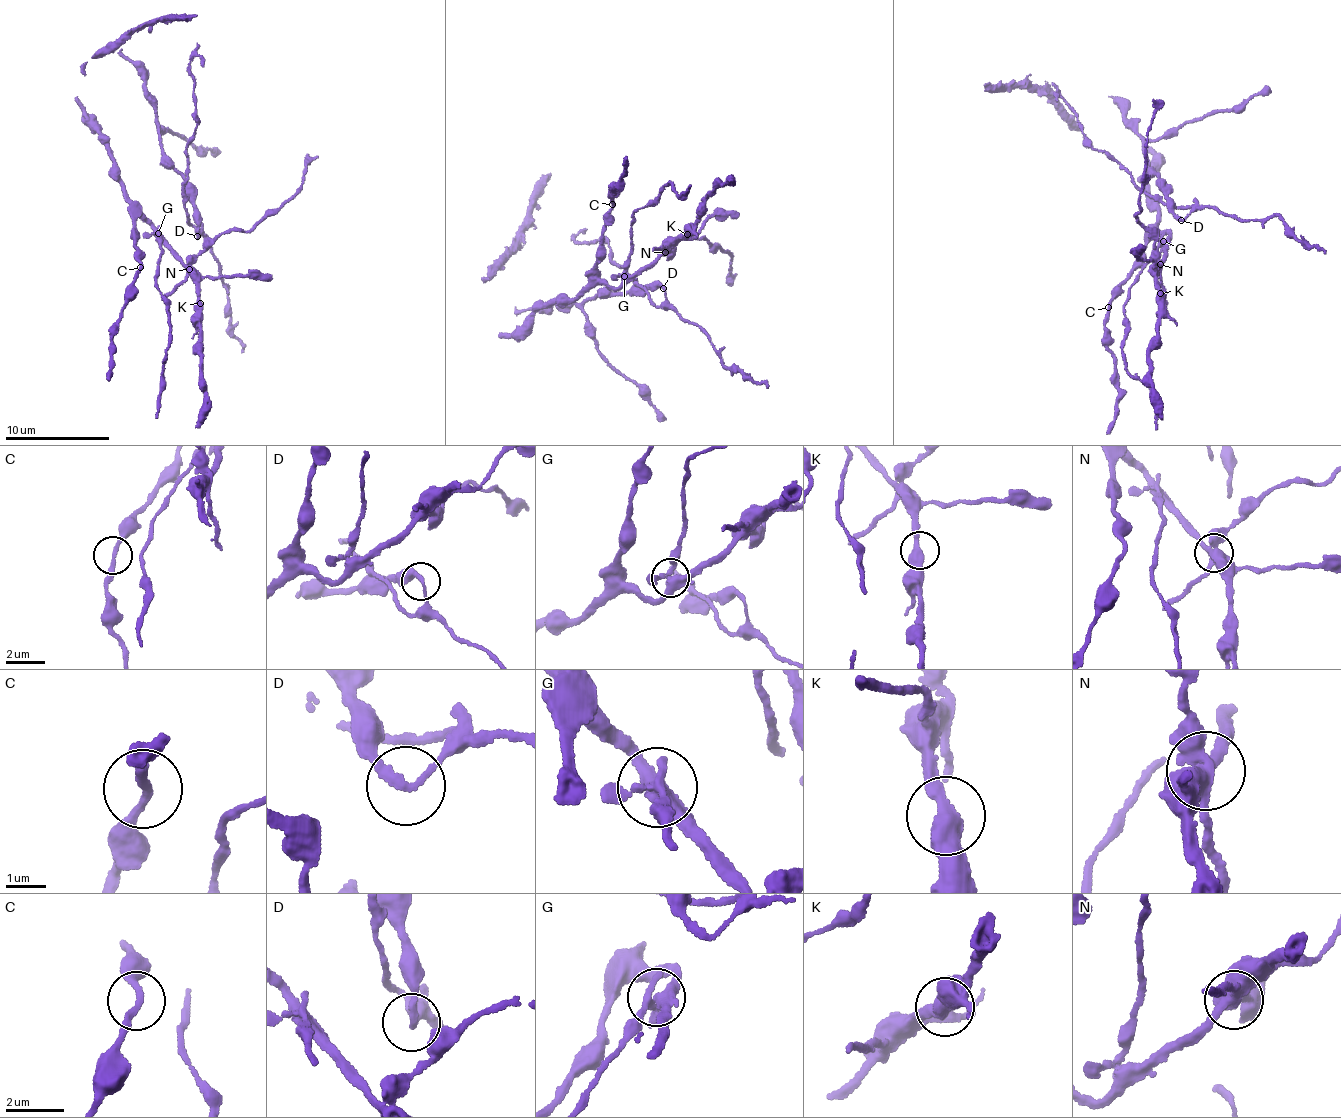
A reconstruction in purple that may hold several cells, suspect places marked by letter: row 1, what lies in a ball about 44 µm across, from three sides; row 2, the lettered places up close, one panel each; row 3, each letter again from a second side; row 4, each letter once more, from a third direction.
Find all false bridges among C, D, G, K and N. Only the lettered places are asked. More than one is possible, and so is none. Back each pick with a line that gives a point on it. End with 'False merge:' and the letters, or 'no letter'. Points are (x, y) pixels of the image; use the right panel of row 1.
D: Place: (1181, 220)
G: Place: (1163, 241)
N: Place: (1160, 264)
False merge: D, G, N

